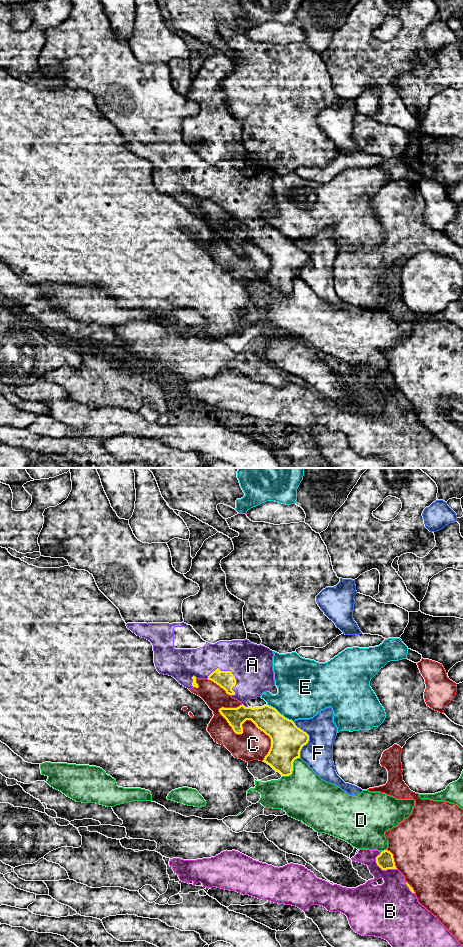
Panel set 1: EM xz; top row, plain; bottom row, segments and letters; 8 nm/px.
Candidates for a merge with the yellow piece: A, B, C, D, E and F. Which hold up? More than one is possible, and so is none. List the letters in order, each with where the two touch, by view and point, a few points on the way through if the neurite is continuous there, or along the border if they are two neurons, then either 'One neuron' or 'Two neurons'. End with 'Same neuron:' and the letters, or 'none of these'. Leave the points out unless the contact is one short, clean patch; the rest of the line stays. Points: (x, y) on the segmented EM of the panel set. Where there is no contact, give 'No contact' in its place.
A: Touches yellow at xz (230, 671). One neuron
B: Touches yellow at xz (383, 869). Two neurons
C: Touches yellow at xz (247, 719). Two neurons
D: Touches yellow at xz (292, 769). Two neurons
E: Touches yellow at xz (279, 713). Two neurons
F: Touches yellow at xz (308, 739). Two neurons
Same neuron: A

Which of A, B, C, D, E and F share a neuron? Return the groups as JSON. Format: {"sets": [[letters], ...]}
{"sets": [["A"], ["B", "F"], ["C"], ["D"], ["E"]]}

